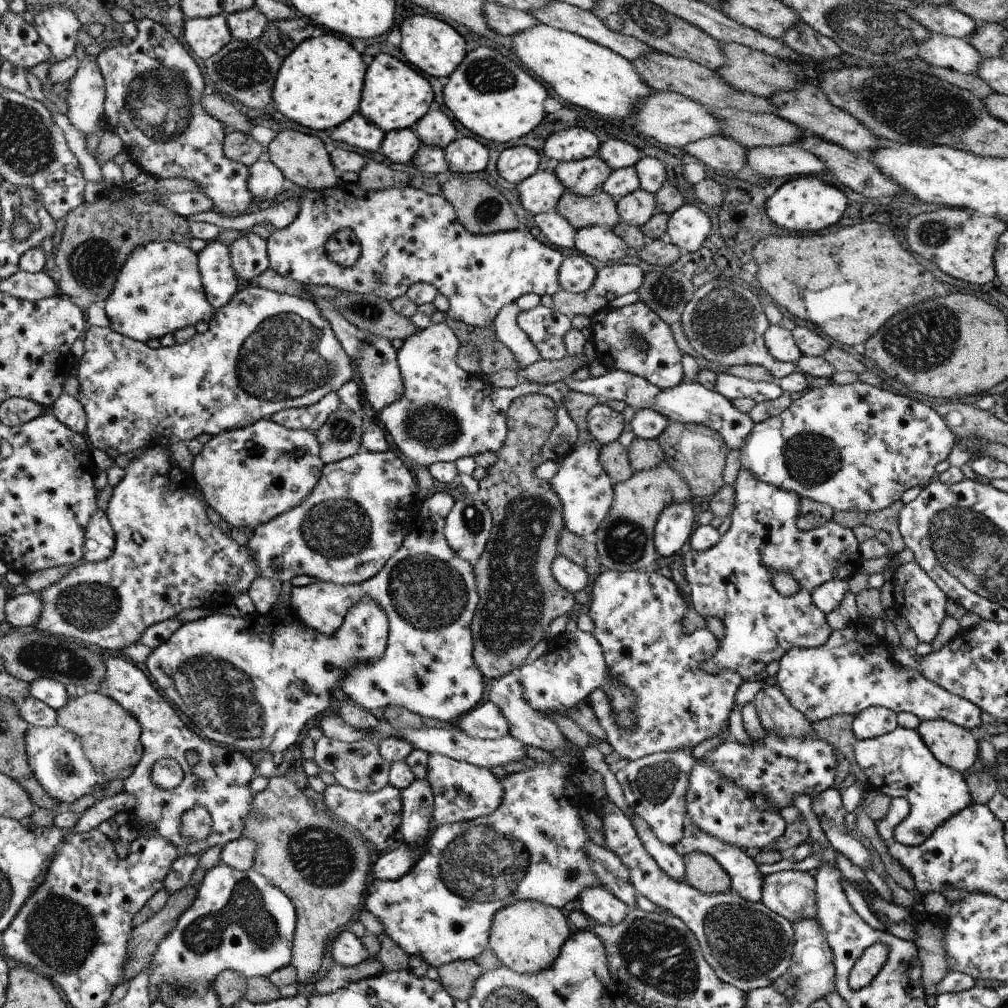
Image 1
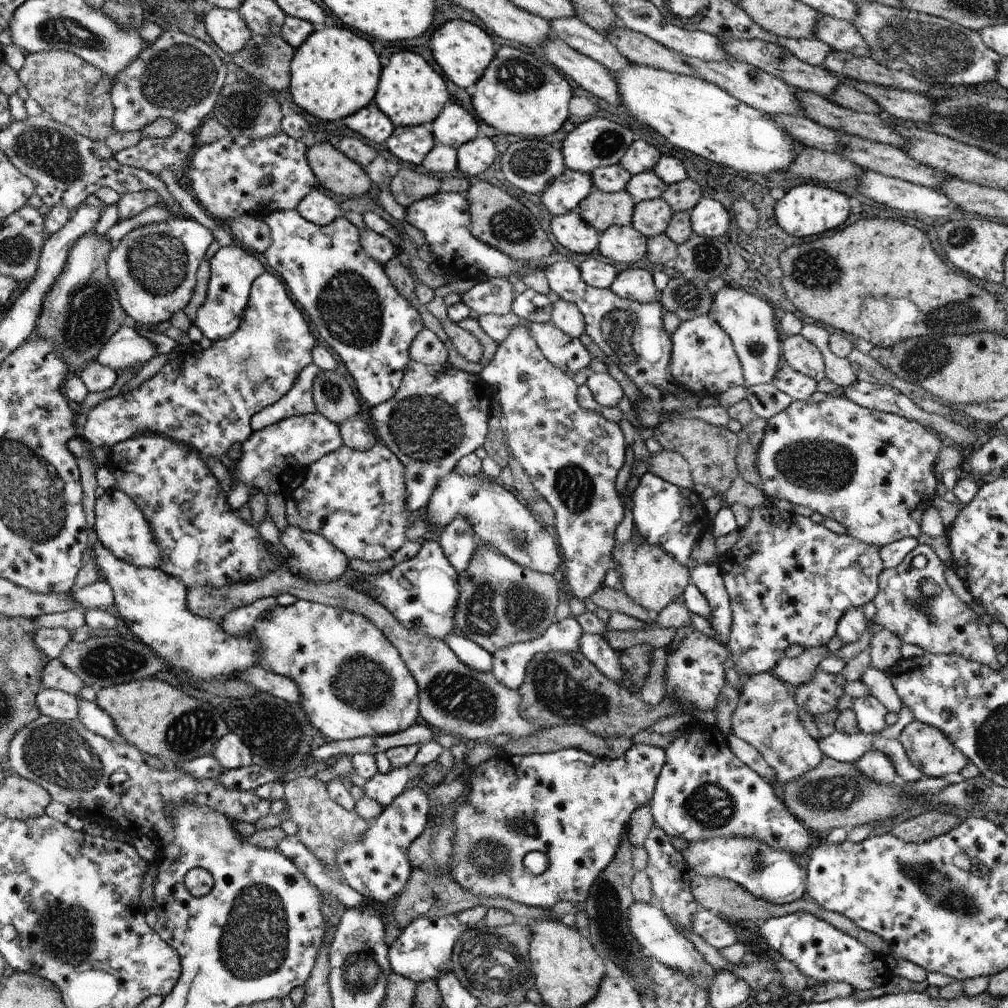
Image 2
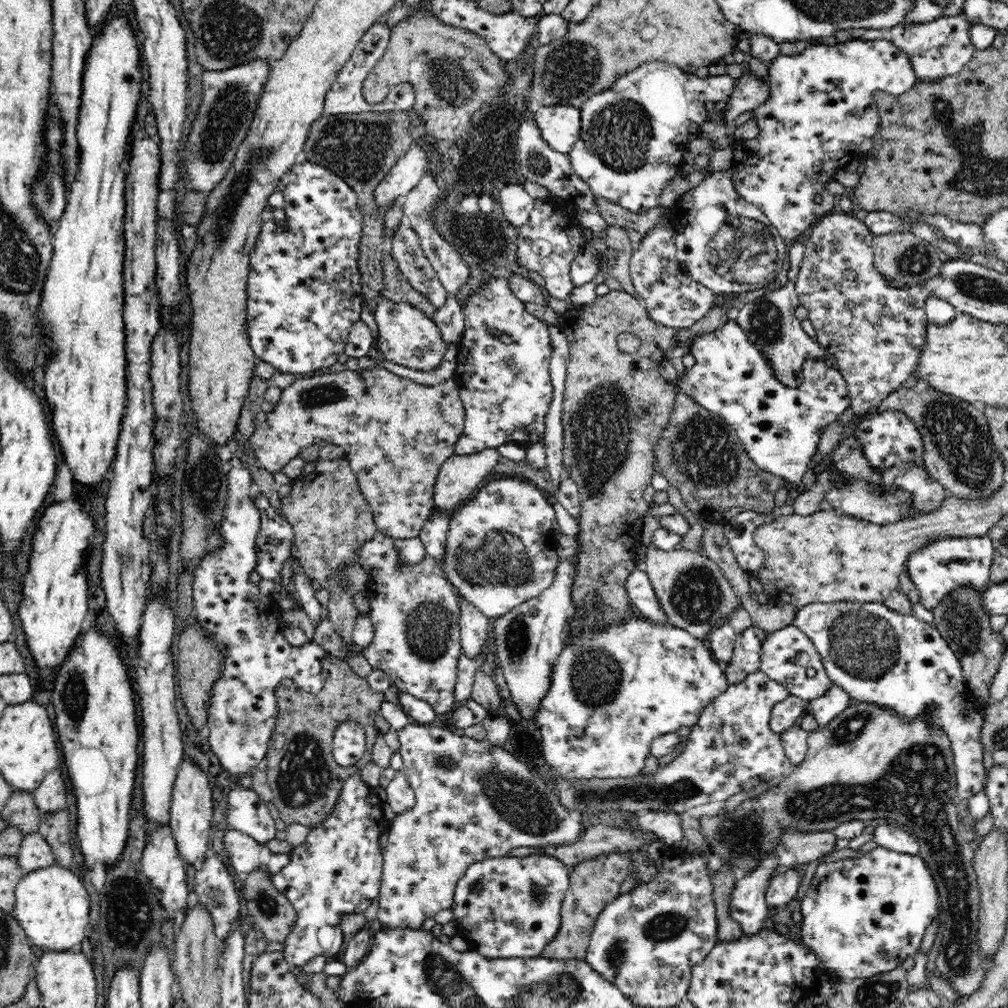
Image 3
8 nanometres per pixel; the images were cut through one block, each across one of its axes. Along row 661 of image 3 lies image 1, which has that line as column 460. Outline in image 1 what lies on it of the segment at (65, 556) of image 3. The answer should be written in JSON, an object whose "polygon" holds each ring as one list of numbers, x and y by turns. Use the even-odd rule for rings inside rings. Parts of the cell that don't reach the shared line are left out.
{"polygon":[[412,15,408,20,403,20,399,26,402,36,400,52,404,54,410,66,418,68,428,76,434,76,434,78,450,76,467,54,466,40,452,26,434,16]]}

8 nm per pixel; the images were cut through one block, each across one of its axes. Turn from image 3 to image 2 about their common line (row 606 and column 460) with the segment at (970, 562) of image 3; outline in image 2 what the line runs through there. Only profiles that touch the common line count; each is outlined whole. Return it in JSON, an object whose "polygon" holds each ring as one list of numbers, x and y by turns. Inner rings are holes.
{"polygon":[[454,915,414,919,389,946,387,955,390,968,415,983,428,979,436,981,440,974,450,971,454,943,466,929,470,928,460,924]]}

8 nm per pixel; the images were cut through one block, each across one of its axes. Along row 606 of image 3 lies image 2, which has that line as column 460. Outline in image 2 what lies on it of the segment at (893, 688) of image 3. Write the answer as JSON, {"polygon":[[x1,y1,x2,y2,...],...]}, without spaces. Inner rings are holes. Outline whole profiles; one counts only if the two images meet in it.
{"polygon":[[644,743,634,744,623,755,617,759,608,757,594,757,583,750,577,748,564,749,553,753,534,753,529,755,500,755,494,756,480,763,475,767,473,778,469,780,467,797,457,804,457,809,453,812,453,823,455,833,452,839,449,872,451,877,470,894,476,896,484,896,484,898,506,898,512,900,516,904,524,904,524,906,534,906,534,908,543,908,551,910,551,908,560,901,570,901,575,905,578,902,587,900,590,887,594,881,600,876,602,870,608,866,608,863,614,858,621,839,621,832,628,830,629,824,633,823,633,814,637,809,650,804,657,776,660,774,664,763,666,762,665,750,661,747,648,746],[529,823,535,827,535,832,526,832,519,825],[532,851,540,851,548,856,550,866,546,872,541,875,533,875,524,865,523,860,526,854]]}

